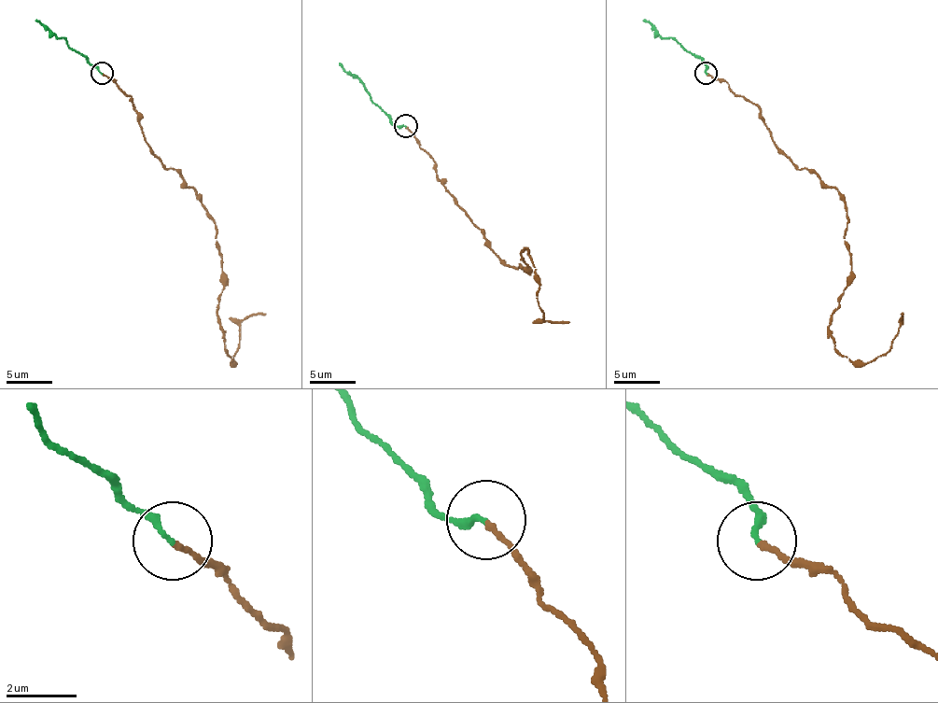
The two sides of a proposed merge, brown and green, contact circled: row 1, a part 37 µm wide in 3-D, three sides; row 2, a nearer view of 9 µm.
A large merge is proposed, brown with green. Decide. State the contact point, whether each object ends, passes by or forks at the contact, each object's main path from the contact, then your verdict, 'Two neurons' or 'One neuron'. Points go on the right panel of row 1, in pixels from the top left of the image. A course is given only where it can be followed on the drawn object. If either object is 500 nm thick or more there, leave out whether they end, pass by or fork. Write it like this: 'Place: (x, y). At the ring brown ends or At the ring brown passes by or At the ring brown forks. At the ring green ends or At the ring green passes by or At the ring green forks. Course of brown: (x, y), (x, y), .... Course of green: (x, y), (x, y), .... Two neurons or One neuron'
Place: (706, 73). At the ring brown ends. At the ring green ends. Course of brown: (706, 73), (846, 207), (837, 350), (862, 363), (885, 355), (902, 313). Course of green: (706, 73), (702, 61), (672, 38), (663, 38), (642, 20). Two neurons

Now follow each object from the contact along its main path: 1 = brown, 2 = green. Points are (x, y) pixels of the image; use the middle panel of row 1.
1: (405, 126), (494, 252), (508, 266), (519, 264), (526, 271), (522, 260), (526, 247), (544, 321), (570, 321)
2: (405, 126), (391, 121), (361, 83), (339, 63)

